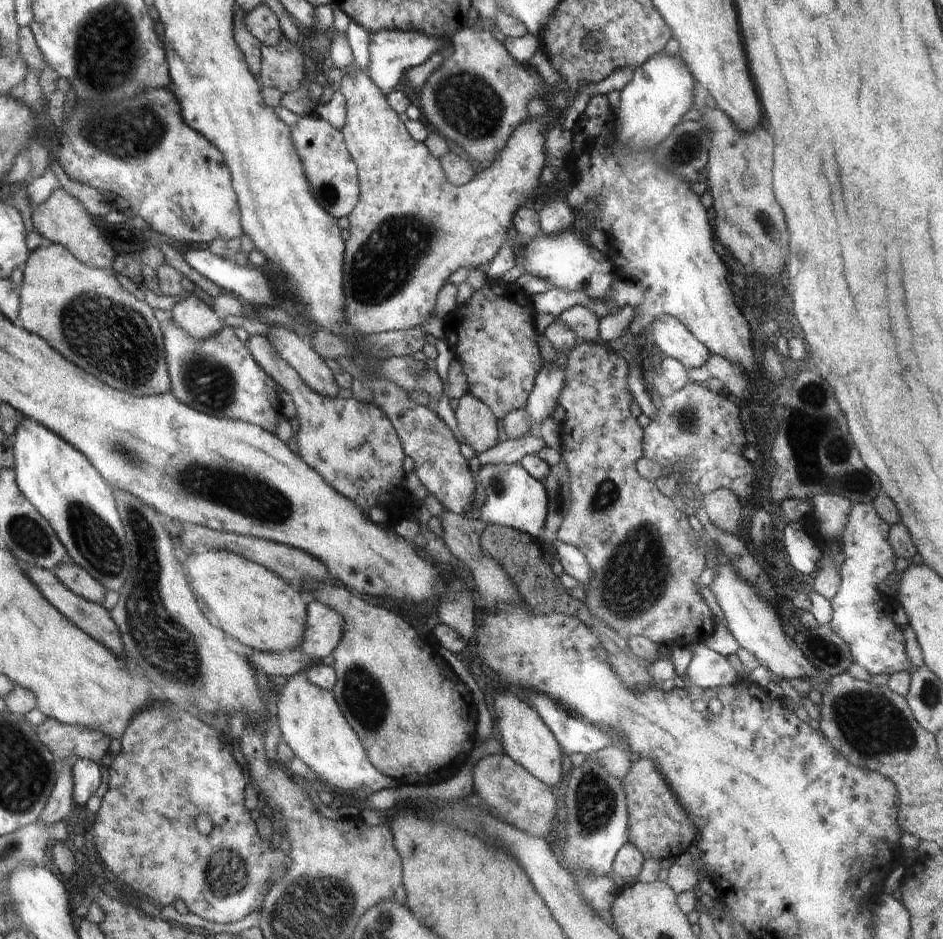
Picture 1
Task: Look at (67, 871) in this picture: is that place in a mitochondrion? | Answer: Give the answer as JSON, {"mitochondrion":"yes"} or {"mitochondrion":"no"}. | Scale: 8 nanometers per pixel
{"mitochondrion":"no"}

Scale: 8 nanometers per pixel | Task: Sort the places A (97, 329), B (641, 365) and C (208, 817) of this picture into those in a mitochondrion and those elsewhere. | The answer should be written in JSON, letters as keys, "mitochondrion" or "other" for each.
{"A":"mitochondrion","B":"other","C":"other"}

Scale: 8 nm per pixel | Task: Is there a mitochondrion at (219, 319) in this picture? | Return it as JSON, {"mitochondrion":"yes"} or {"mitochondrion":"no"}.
{"mitochondrion":"no"}

